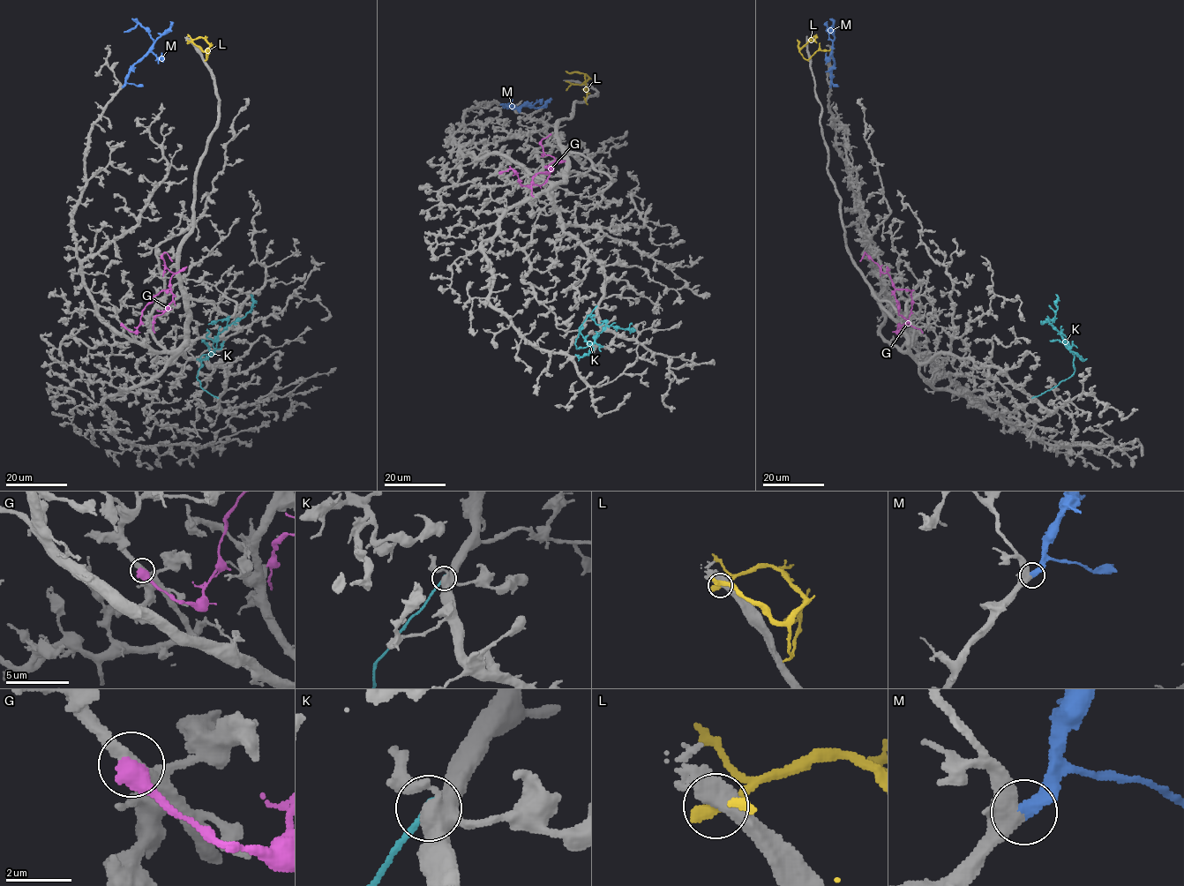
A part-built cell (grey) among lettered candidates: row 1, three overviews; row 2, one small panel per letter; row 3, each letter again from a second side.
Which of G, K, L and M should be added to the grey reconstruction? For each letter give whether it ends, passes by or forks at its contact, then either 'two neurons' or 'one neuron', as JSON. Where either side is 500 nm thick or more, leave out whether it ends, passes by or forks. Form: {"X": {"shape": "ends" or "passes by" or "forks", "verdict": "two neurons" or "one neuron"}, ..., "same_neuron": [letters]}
{"G": {"verdict": "two neurons"}, "K": {"shape": "ends", "verdict": "two neurons"}, "L": {"shape": "ends", "verdict": "two neurons"}, "M": {"shape": "ends", "verdict": "one neuron"}, "same_neuron": ["M"]}

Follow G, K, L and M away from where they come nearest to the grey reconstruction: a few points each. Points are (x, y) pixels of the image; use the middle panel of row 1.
G: (500, 173), (509, 169), (523, 186), (542, 185), (555, 159), (543, 153), (541, 140), (550, 134)
K: (595, 306), (579, 327), (577, 349), (589, 346), (595, 336), (609, 326), (631, 332), (629, 329)
L: (567, 81), (581, 85), (588, 77), (585, 74), (588, 105)
M: (501, 105), (513, 108), (531, 106), (523, 103), (517, 107), (502, 107)

